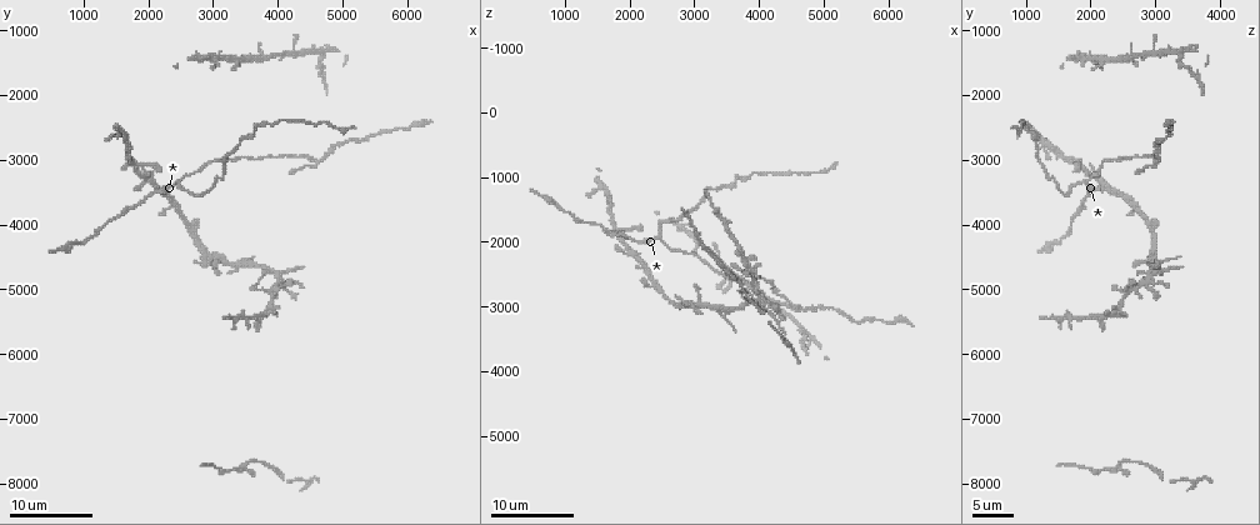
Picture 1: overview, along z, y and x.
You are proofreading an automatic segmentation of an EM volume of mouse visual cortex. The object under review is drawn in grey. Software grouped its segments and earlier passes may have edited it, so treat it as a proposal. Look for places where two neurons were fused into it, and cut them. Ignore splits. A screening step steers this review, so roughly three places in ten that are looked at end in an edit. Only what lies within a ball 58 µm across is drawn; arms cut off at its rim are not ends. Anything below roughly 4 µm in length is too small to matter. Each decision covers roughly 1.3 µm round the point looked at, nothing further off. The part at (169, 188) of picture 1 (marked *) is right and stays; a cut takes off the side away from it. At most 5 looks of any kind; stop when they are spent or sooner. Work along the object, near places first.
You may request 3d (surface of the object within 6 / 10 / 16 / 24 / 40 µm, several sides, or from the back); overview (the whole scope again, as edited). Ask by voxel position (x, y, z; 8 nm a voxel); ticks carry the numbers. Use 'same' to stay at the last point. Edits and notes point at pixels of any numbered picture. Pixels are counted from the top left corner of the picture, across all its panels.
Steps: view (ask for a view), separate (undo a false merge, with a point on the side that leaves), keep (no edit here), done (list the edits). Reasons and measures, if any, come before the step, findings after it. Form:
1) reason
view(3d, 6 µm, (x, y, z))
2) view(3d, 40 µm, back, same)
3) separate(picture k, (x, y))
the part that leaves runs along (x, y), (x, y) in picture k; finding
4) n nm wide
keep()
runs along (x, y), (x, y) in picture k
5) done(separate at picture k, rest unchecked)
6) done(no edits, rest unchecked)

looks like a crossing
view(3d, 24 µm, (4000, 4800, 2950))

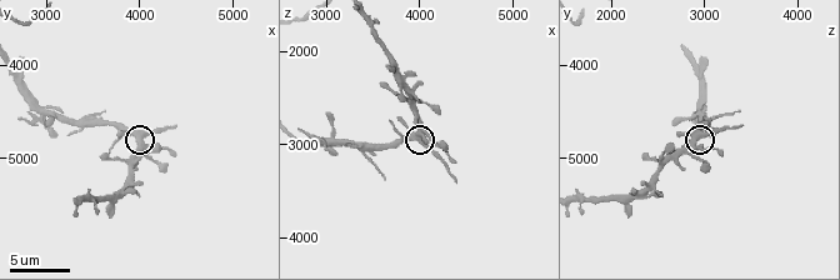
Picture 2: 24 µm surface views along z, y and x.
closer look
view(3d, 6 µm, (4000, 4750, 2950))

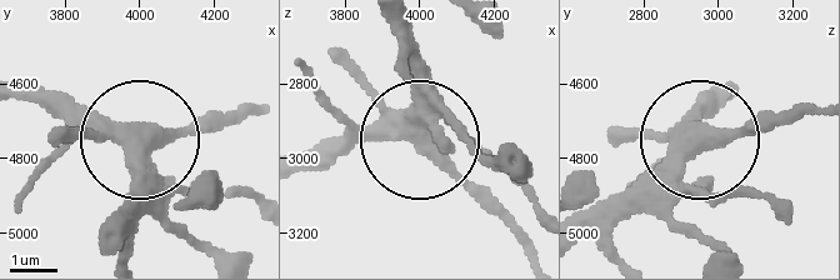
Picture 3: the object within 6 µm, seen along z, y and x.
400 nm wide
keep()
runs along (306, 160), (379, 136), (414, 140), (530, 251) in picture 3; all the same neuron

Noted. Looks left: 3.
four-way junction
view(3d, 6 µm, (3950, 5200, 2500))

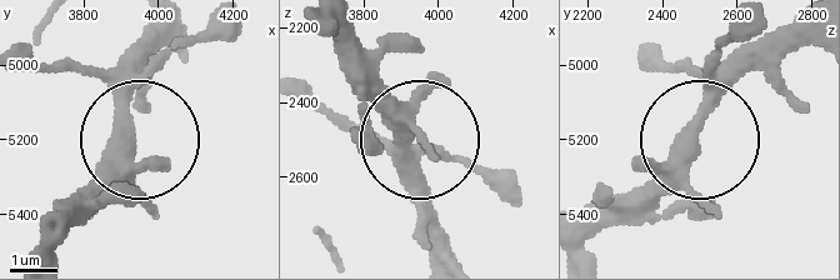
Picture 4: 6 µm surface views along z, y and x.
from behind
view(3d, 6 µm, back, (3910, 5230, 2450))

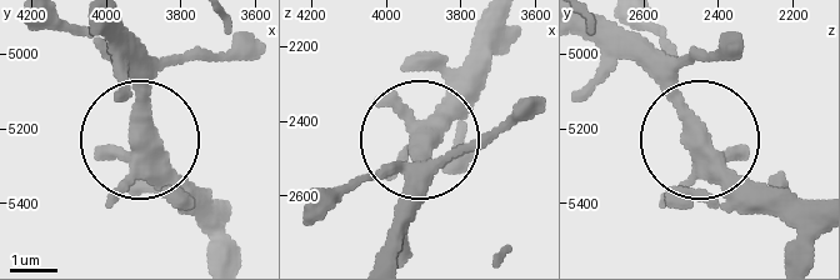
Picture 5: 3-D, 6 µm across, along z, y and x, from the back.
4 arms
keep()
all the same neuron

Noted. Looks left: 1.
done(no edits, rest unchecked)

